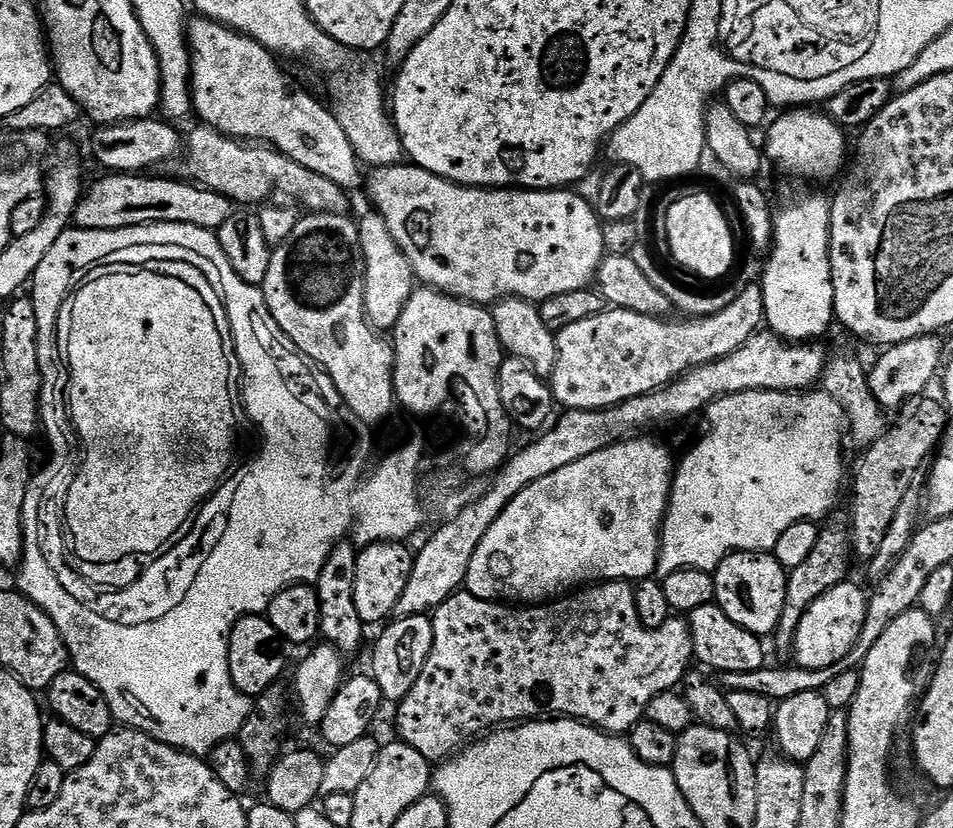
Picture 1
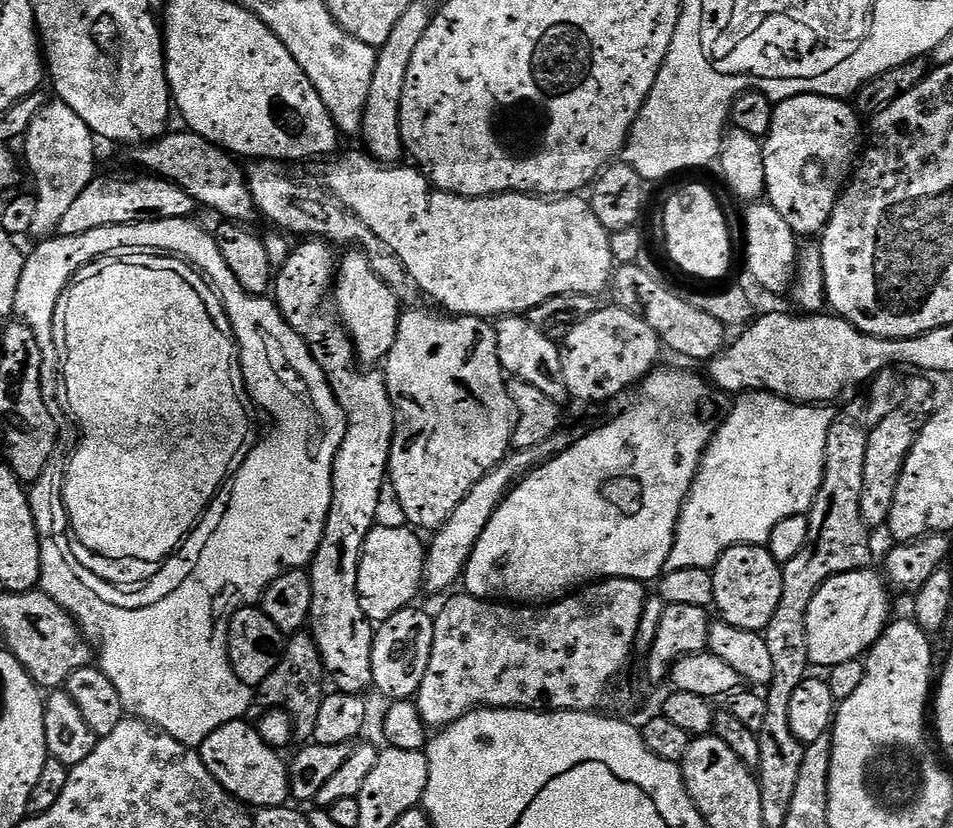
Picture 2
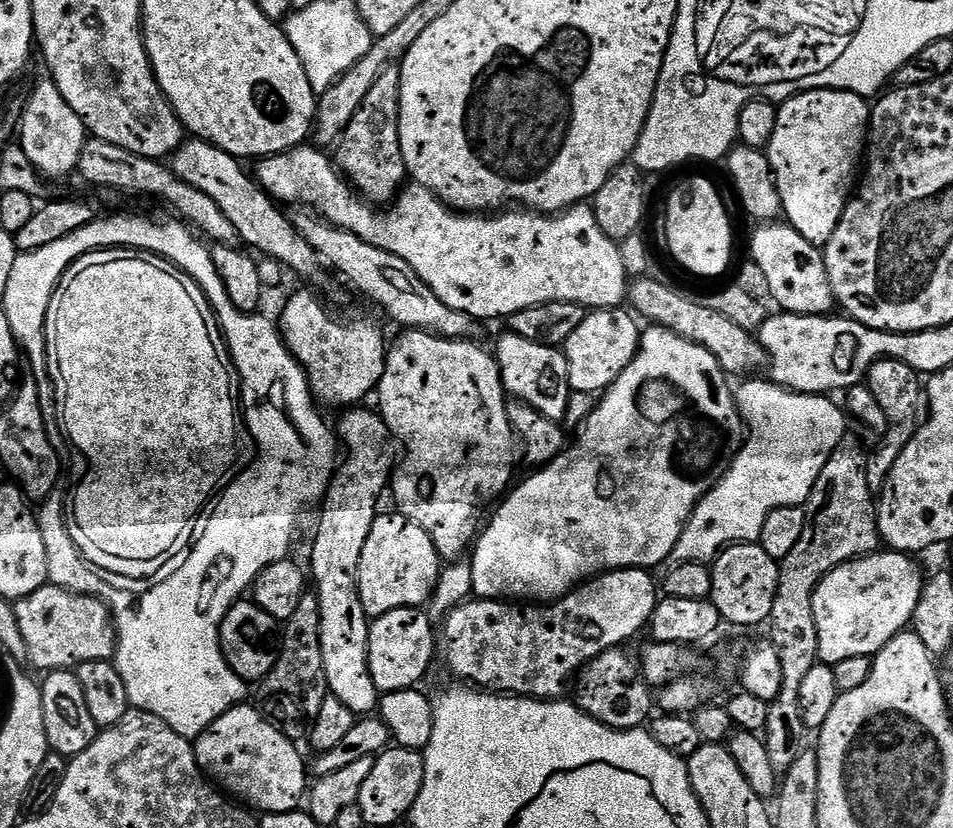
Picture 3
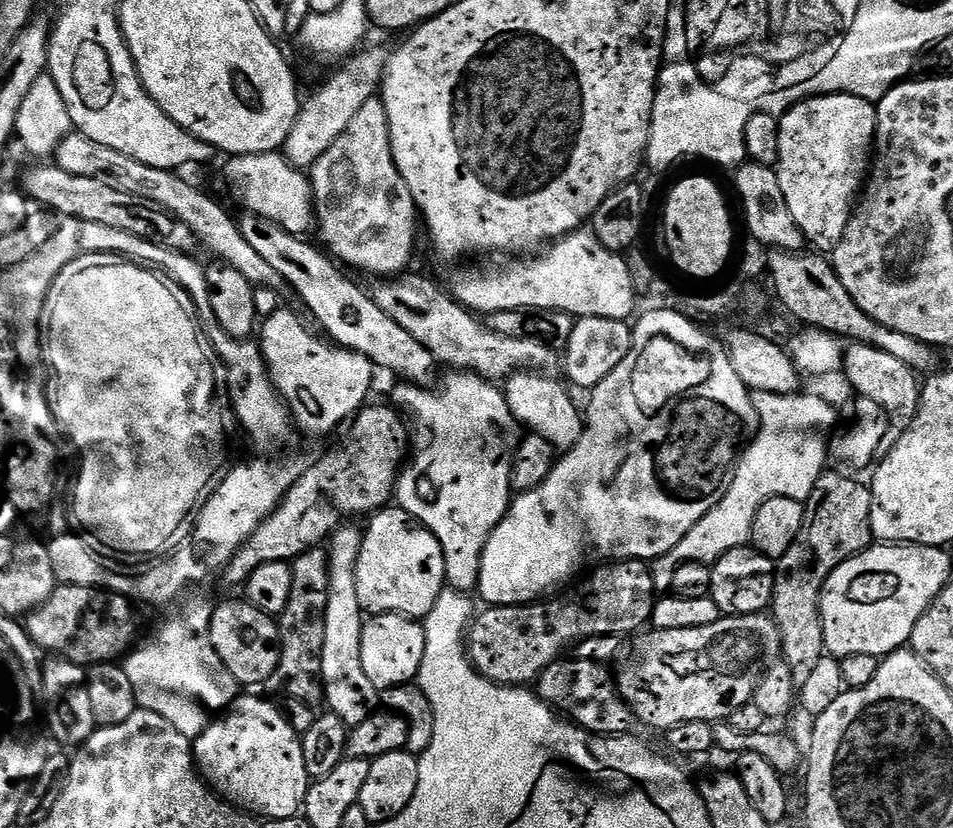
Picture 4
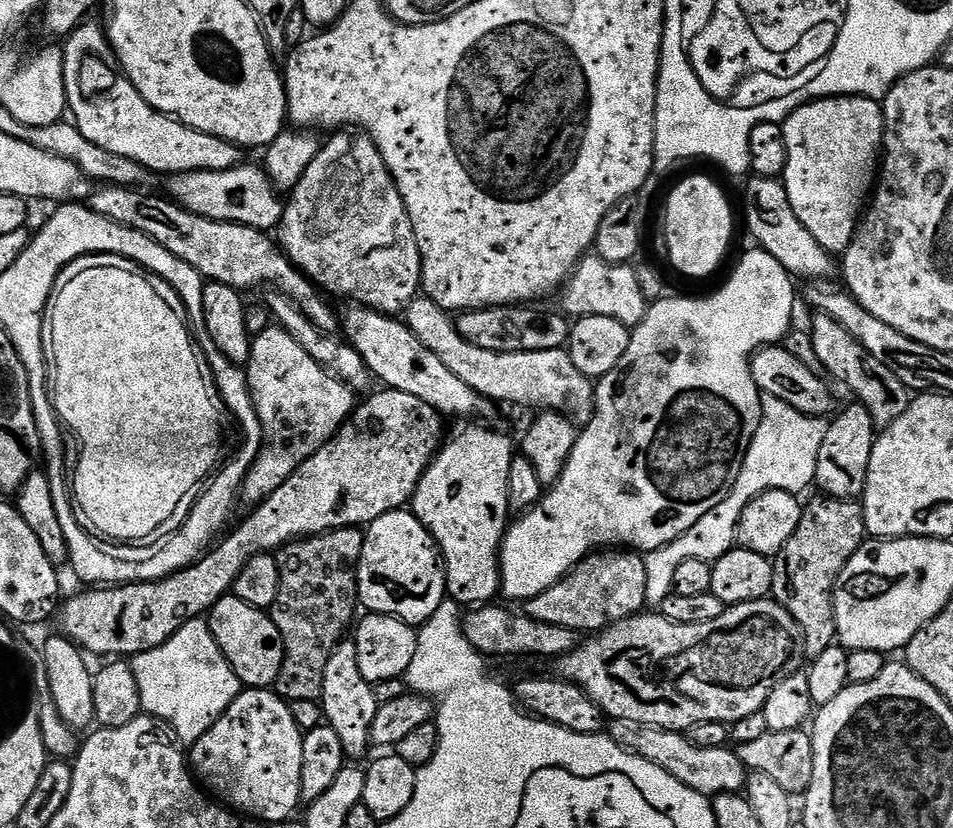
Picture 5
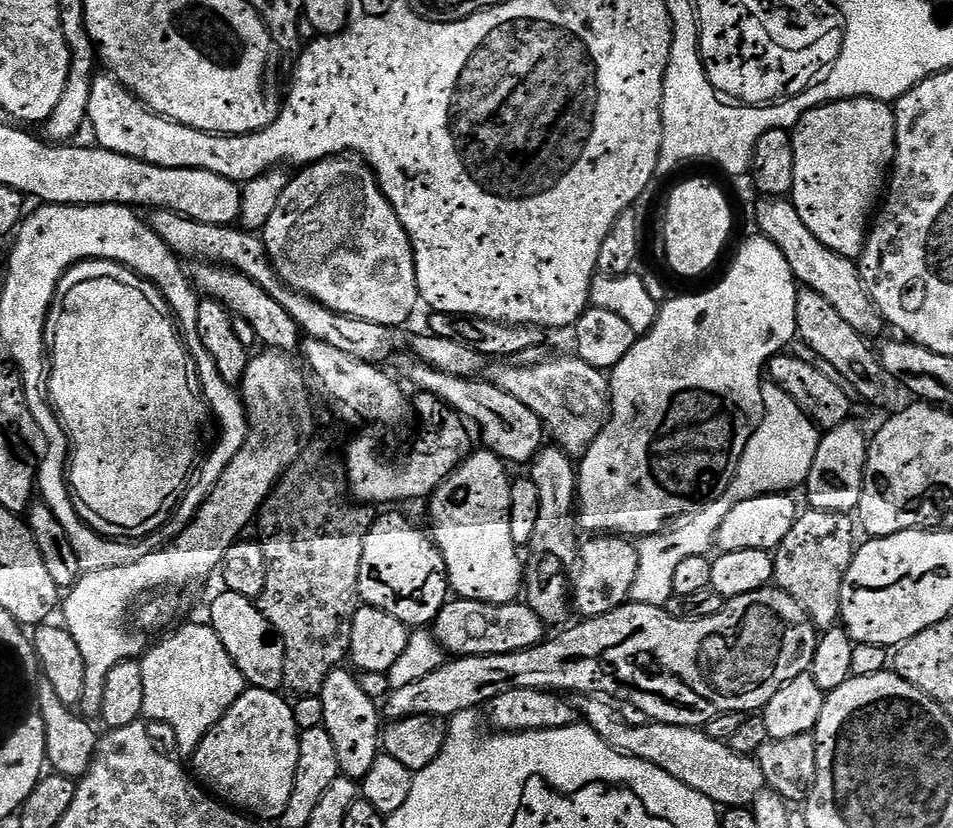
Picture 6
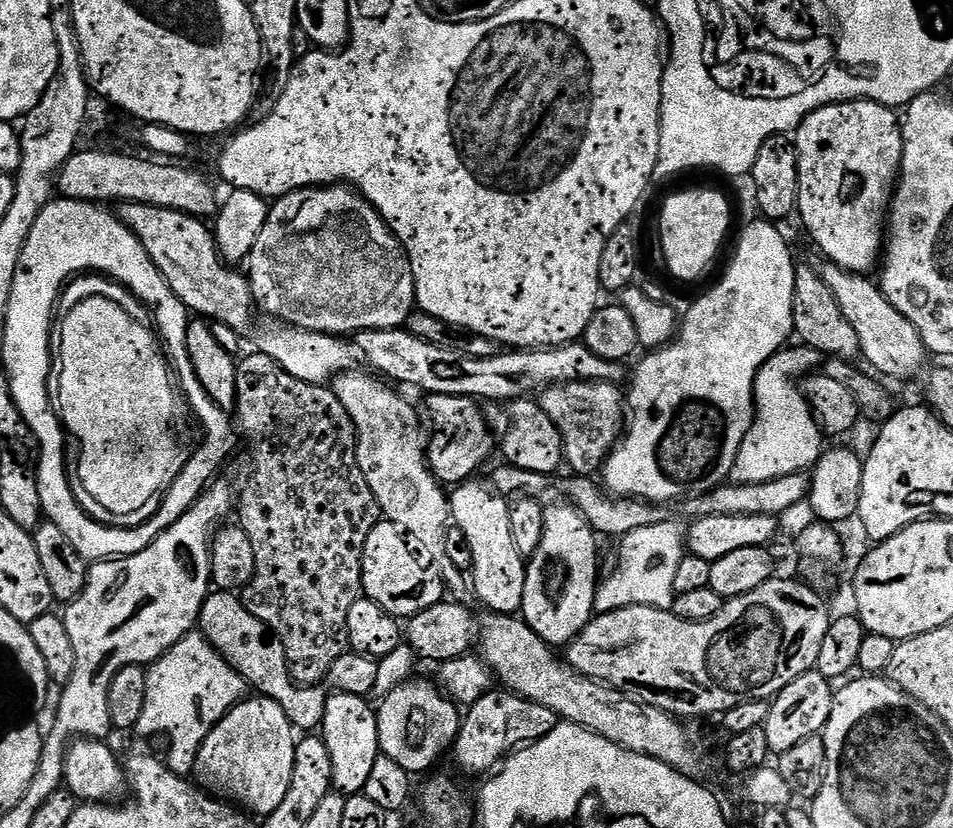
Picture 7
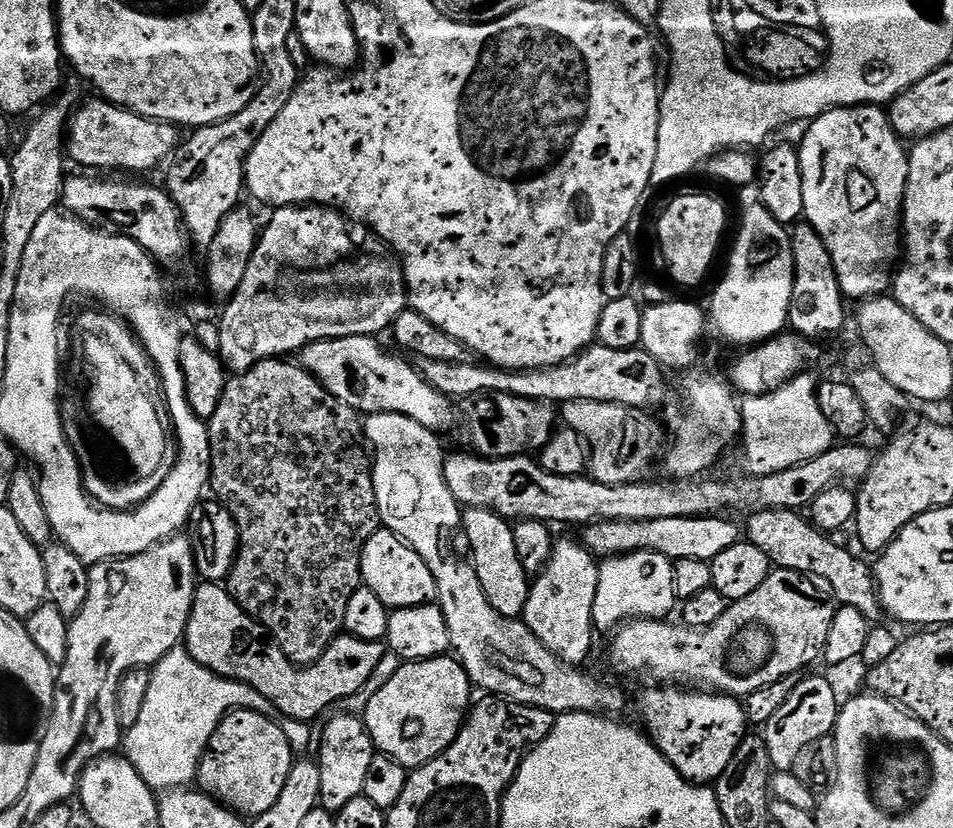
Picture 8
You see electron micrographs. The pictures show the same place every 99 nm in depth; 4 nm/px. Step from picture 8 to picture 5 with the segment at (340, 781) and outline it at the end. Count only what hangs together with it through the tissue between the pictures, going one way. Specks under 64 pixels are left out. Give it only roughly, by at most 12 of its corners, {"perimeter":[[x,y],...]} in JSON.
{"perimeter":[[345,638],[330,654],[322,716],[345,757],[370,748],[376,689]]}

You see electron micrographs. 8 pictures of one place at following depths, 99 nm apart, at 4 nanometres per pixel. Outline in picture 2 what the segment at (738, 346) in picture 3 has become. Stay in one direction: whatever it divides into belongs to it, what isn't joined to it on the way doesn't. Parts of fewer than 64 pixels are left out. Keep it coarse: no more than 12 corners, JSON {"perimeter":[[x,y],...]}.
{"perimeter":[[639,263],[612,273],[611,303],[680,356],[711,362],[723,319]]}

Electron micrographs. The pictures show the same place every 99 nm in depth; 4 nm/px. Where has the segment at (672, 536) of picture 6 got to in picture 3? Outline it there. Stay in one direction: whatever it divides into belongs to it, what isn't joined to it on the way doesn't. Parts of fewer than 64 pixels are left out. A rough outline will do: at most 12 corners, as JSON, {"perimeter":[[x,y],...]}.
{"perimeter":[[768,378],[734,392],[752,437],[692,511],[668,568],[759,541],[807,504],[845,409]]}

